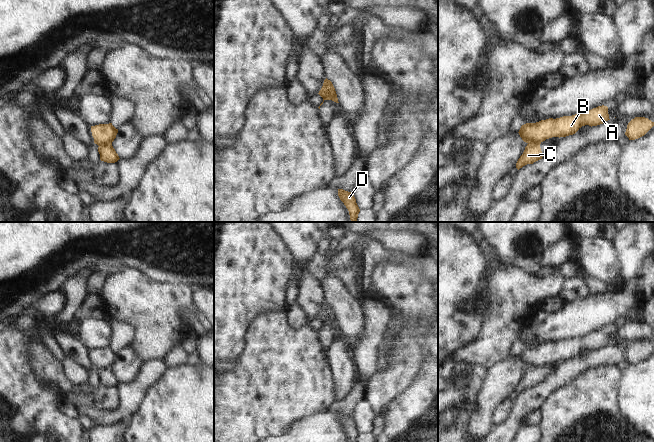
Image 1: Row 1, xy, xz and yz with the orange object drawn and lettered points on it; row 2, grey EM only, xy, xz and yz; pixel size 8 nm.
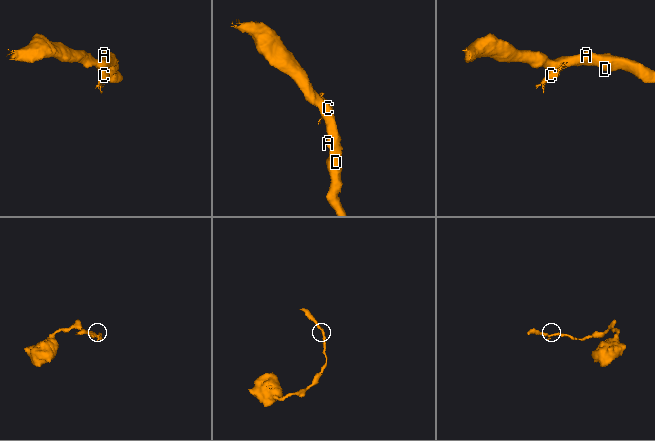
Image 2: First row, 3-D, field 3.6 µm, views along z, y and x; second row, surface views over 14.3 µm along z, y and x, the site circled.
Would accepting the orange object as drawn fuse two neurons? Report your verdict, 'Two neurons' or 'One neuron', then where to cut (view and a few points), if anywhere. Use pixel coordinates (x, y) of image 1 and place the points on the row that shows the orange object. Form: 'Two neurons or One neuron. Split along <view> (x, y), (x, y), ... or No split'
Two neurons. Split along xy (111, 143), (103, 143), (99, 146)

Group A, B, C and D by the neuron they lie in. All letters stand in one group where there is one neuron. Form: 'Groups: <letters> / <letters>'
Groups: A B D / C

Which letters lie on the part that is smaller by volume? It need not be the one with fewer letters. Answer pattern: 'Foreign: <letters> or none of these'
Foreign: C

